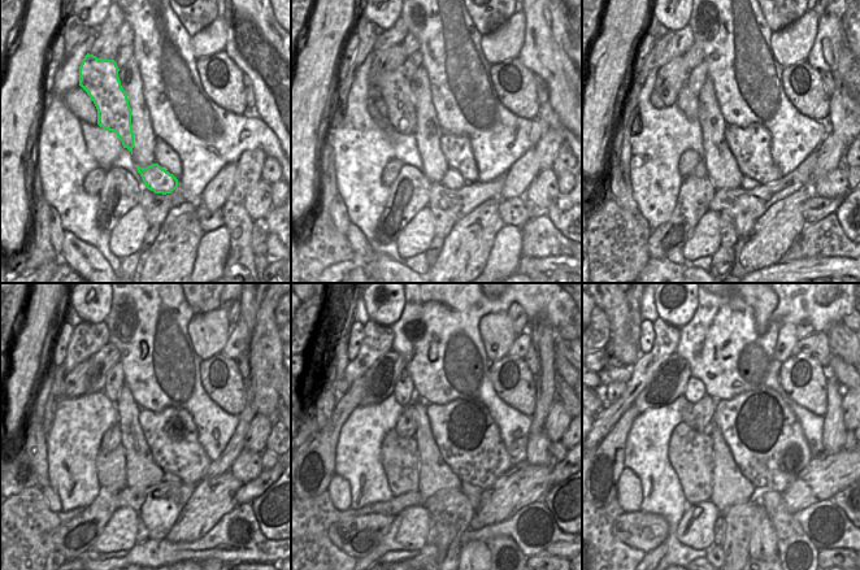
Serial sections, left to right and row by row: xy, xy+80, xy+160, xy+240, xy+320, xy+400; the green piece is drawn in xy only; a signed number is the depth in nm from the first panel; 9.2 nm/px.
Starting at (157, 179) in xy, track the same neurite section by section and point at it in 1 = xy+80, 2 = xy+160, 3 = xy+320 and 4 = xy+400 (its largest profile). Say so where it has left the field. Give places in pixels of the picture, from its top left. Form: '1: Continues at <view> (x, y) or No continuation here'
1: Continues at xy+80 (452, 179)
2: Continues at xy+160 (747, 183)
3: Continues at xy+320 (472, 492)
4: Continues at xy+400 (794, 547)

